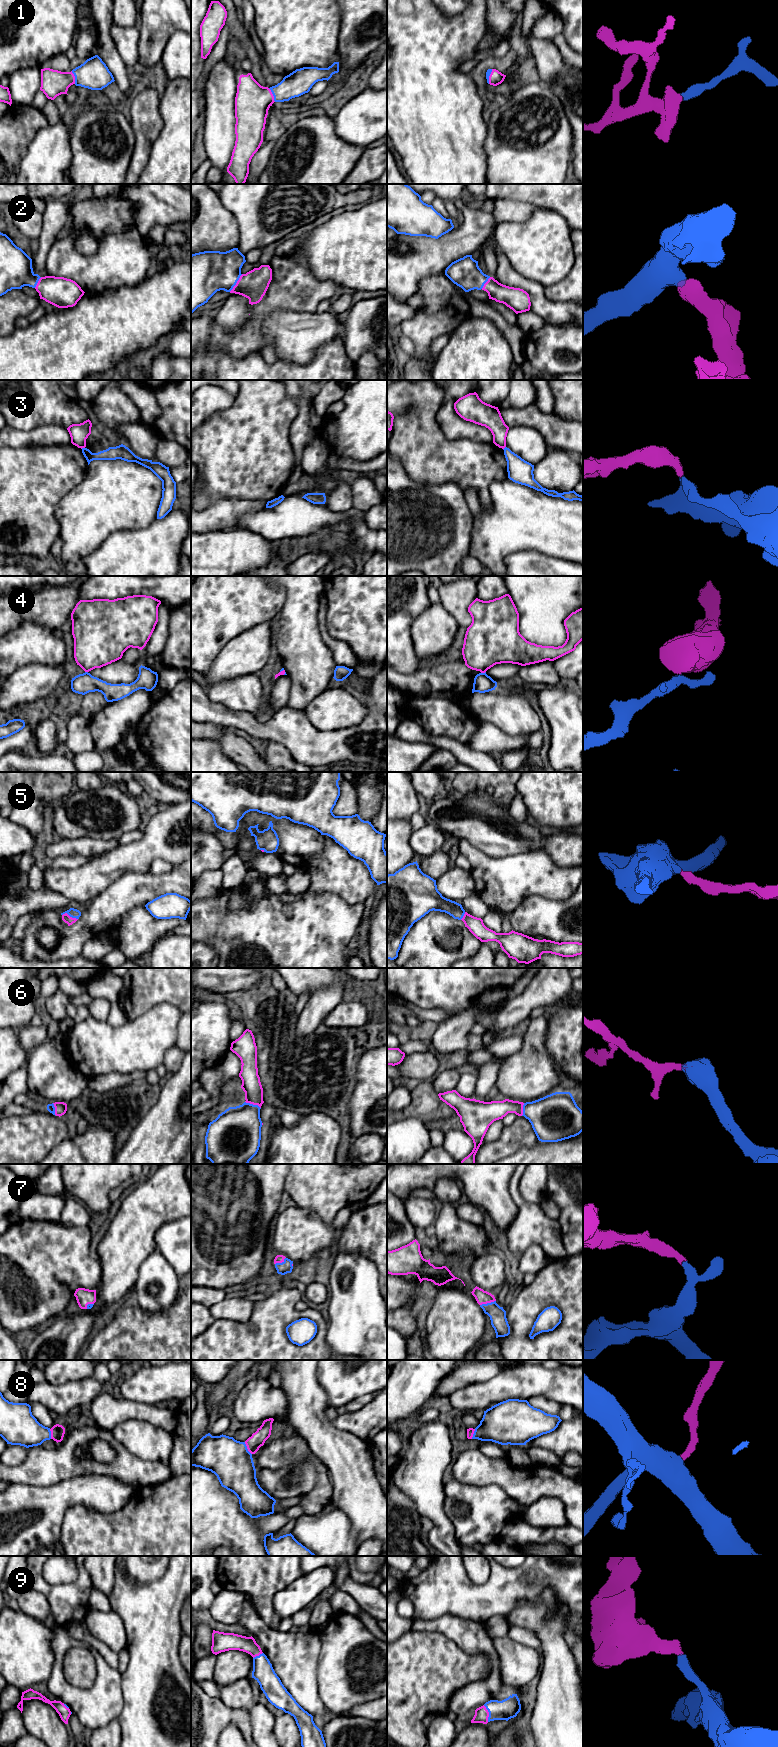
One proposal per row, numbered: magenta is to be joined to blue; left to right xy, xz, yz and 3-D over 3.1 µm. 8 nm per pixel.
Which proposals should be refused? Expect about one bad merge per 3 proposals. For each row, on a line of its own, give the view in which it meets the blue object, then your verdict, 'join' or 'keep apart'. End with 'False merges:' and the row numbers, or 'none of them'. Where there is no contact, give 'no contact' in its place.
1: contact in xz; join
2: contact in xz; join
3: contact in xy; keep apart
4: contact in yz; keep apart
5: contact in xy; join
6: contact in xz; join
7: contact in yz; join
8: contact in xz; join
9: contact in yz; join
False merges: 3, 4

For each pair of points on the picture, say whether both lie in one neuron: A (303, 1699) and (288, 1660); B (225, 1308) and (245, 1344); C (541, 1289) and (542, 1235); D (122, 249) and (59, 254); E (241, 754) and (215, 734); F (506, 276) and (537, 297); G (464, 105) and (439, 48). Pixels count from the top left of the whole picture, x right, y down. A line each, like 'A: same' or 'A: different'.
A: same
B: different
C: different
D: same
E: same
F: same
G: same

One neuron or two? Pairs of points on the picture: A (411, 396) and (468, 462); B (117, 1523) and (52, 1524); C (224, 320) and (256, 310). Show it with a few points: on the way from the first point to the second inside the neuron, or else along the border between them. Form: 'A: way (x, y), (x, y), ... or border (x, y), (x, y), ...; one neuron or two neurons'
A: way (414, 415), (414, 418), (449, 453); one neuron
B: border (76, 1505), (66, 1511), (58, 1541); two neurons
C: way (232, 314), (236, 310), (248, 310); one neuron

